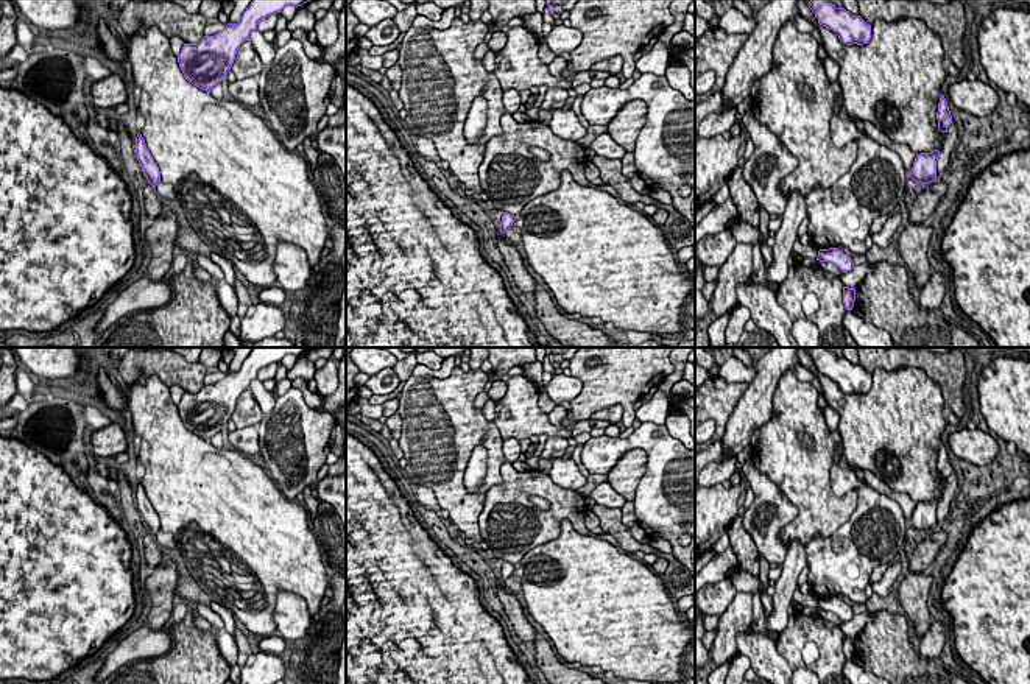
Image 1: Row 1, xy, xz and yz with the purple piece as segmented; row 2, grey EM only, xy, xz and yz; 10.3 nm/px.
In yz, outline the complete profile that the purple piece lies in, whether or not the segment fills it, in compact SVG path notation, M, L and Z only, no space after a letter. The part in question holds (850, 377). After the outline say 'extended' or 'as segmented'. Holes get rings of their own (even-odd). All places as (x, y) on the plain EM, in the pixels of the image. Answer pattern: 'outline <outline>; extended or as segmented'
outline M812 347L809 357L818 368L818 372L832 379L846 394L863 394L871 388L871 374L860 365L852 365L845 357L837 357L826 347Z; as segmented

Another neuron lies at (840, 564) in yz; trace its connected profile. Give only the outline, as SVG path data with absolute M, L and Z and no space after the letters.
M841 453L831 467L834 494L857 492L857 508L851 519L827 538L815 536L807 553L807 583L817 598L845 595L866 605L866 587L873 570L891 564L904 545L908 528L901 505L857 478Z

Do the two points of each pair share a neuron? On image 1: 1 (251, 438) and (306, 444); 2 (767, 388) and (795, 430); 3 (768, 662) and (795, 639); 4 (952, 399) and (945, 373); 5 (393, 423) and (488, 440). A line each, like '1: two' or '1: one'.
1: two
2: two
3: two
4: one
5: two

